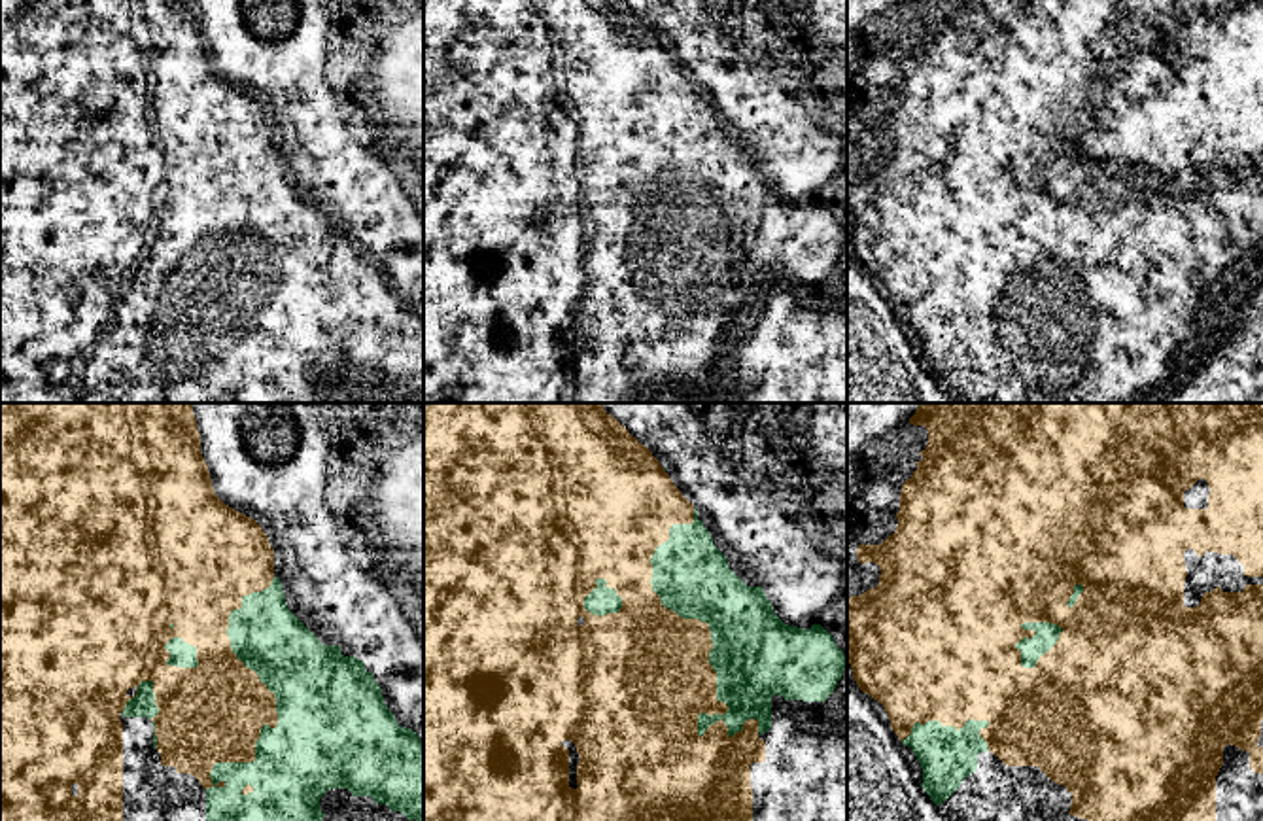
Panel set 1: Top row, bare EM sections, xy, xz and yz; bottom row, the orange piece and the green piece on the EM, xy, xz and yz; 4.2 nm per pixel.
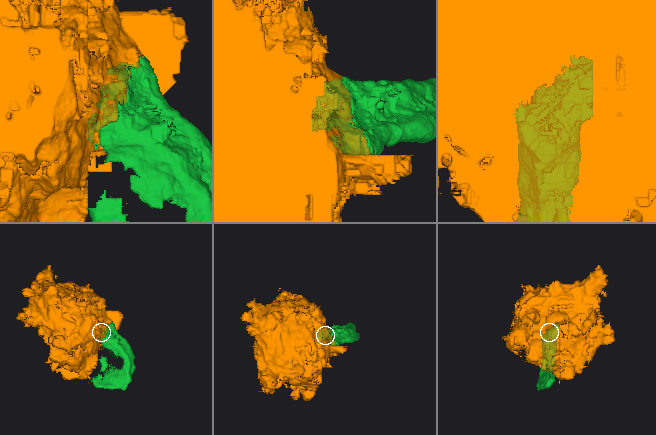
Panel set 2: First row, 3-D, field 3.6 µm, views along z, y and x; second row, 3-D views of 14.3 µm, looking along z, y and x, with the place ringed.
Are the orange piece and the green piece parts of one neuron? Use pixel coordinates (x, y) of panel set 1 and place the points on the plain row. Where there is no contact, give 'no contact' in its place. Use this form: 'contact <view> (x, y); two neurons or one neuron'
contact xz (708, 201); one neuron

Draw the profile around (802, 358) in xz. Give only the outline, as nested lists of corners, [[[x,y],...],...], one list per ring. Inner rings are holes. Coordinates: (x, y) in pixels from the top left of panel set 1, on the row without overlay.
[[[836,263],[824,278],[785,276],[771,272],[771,305],[758,310],[766,318],[766,337],[751,341],[753,403],[847,403],[847,274]]]

